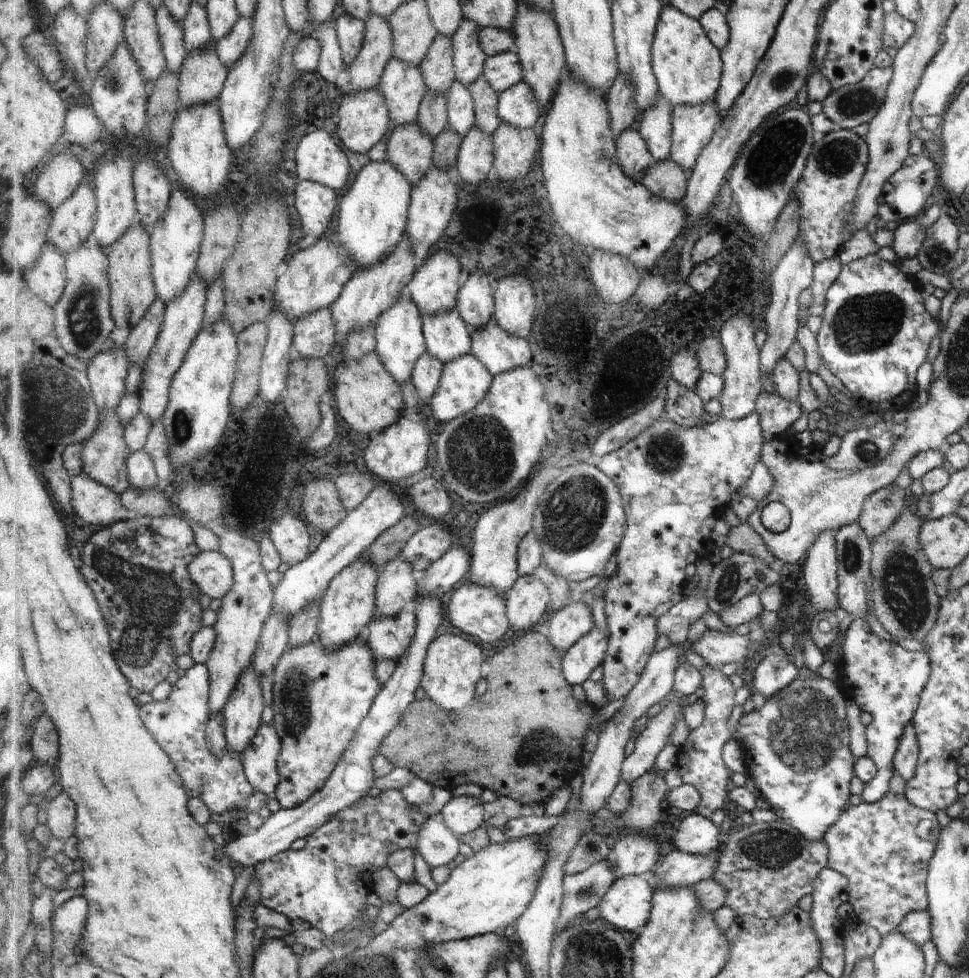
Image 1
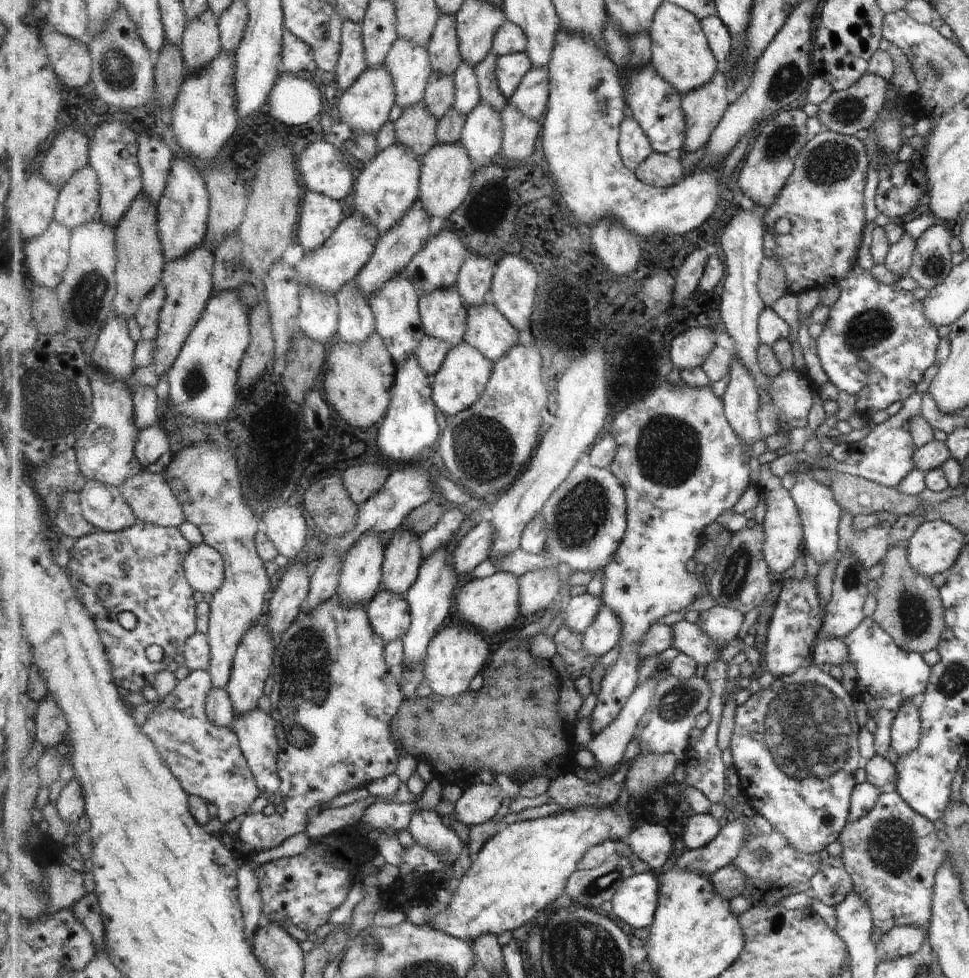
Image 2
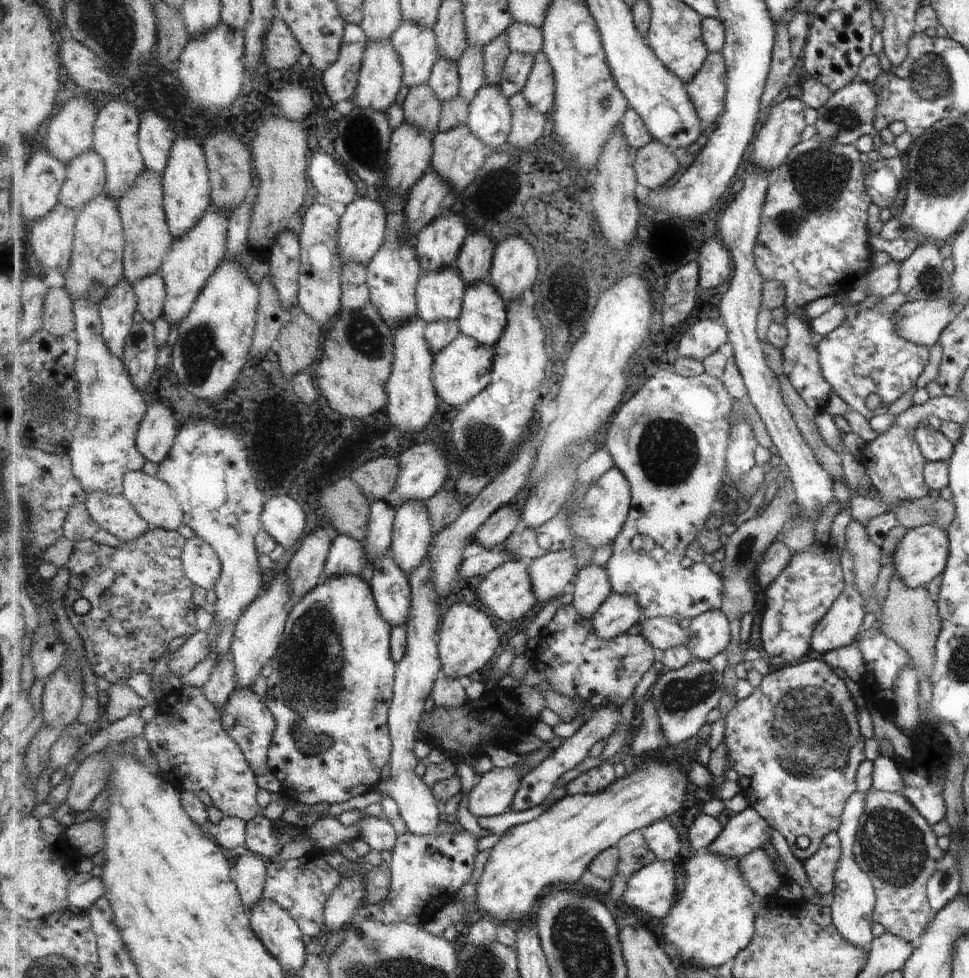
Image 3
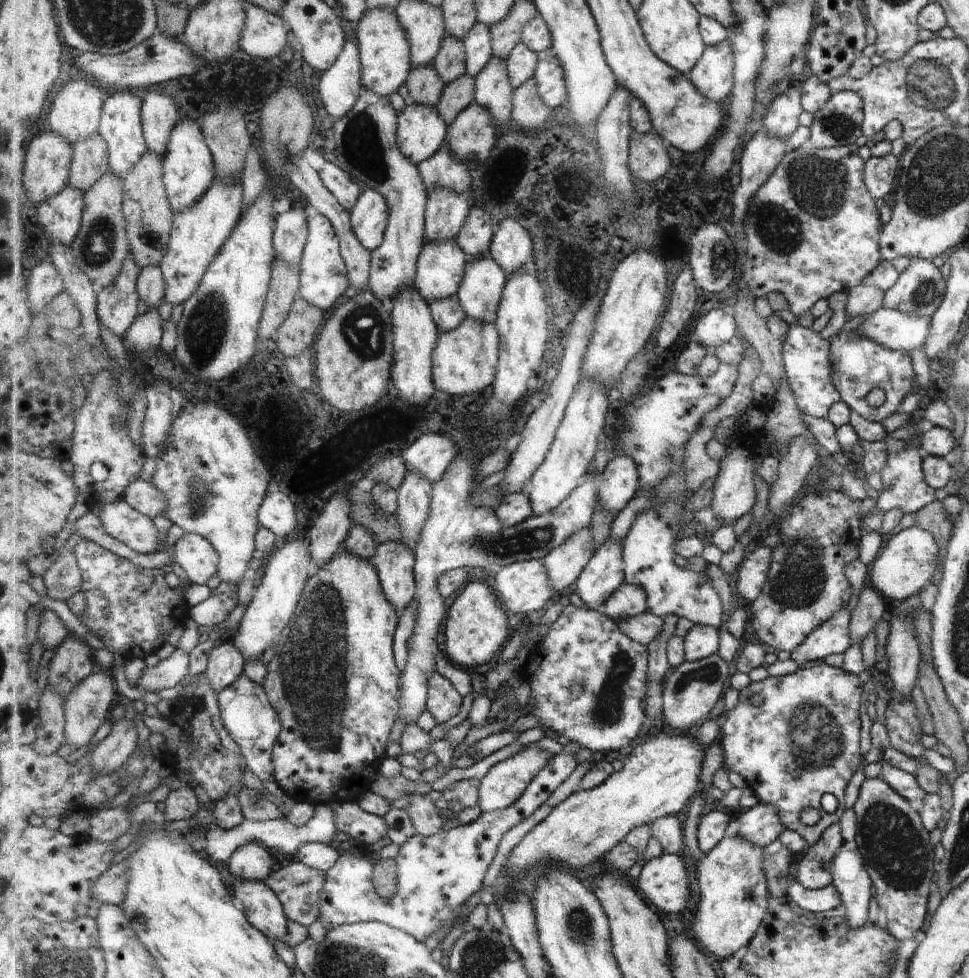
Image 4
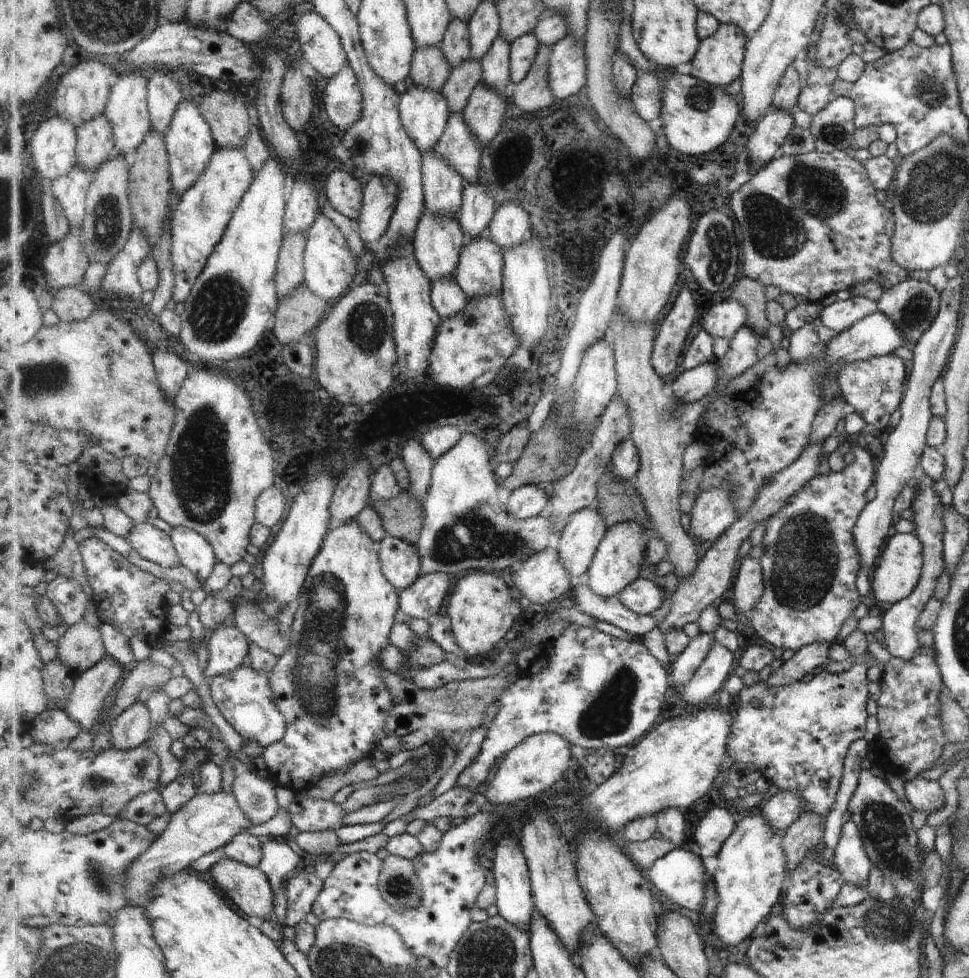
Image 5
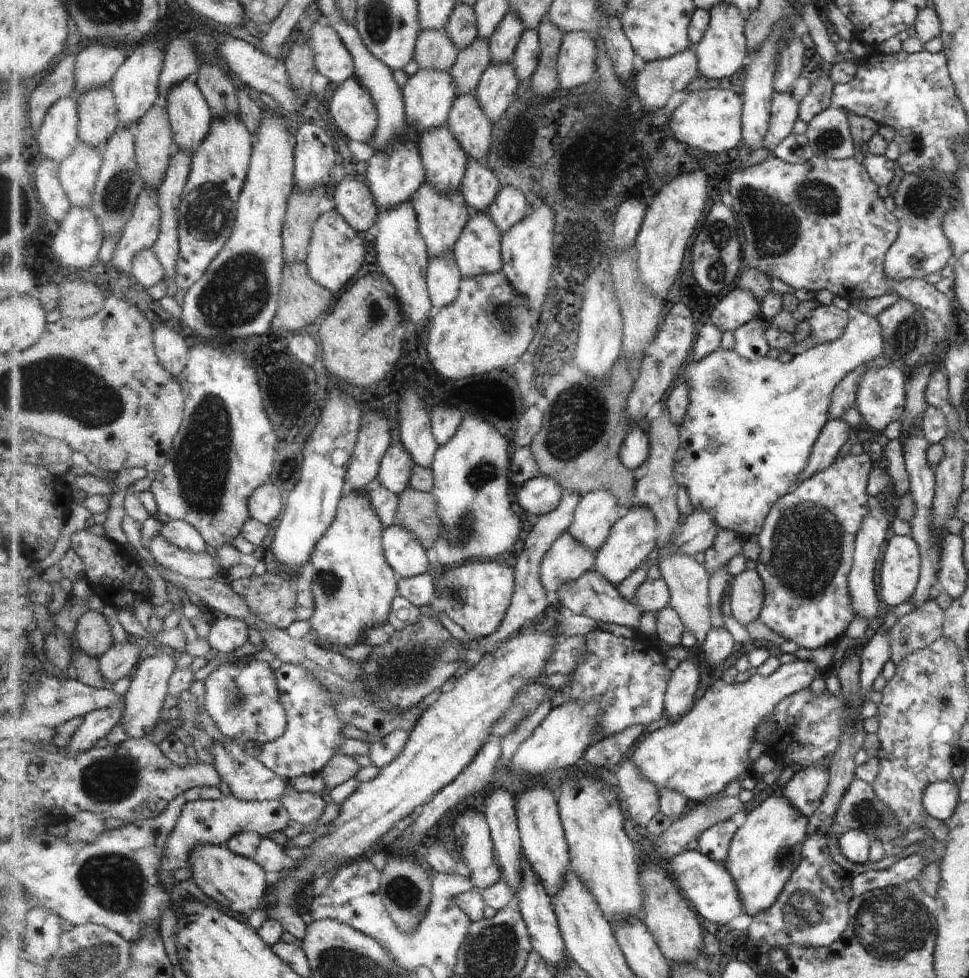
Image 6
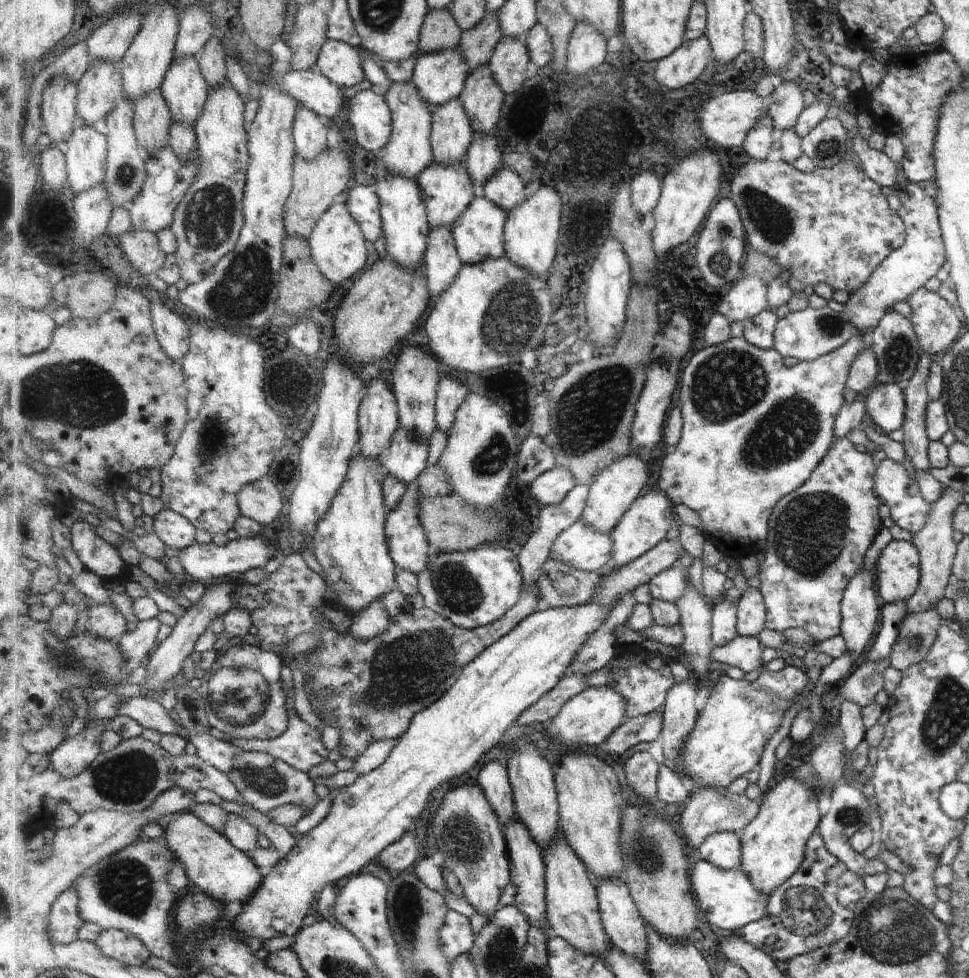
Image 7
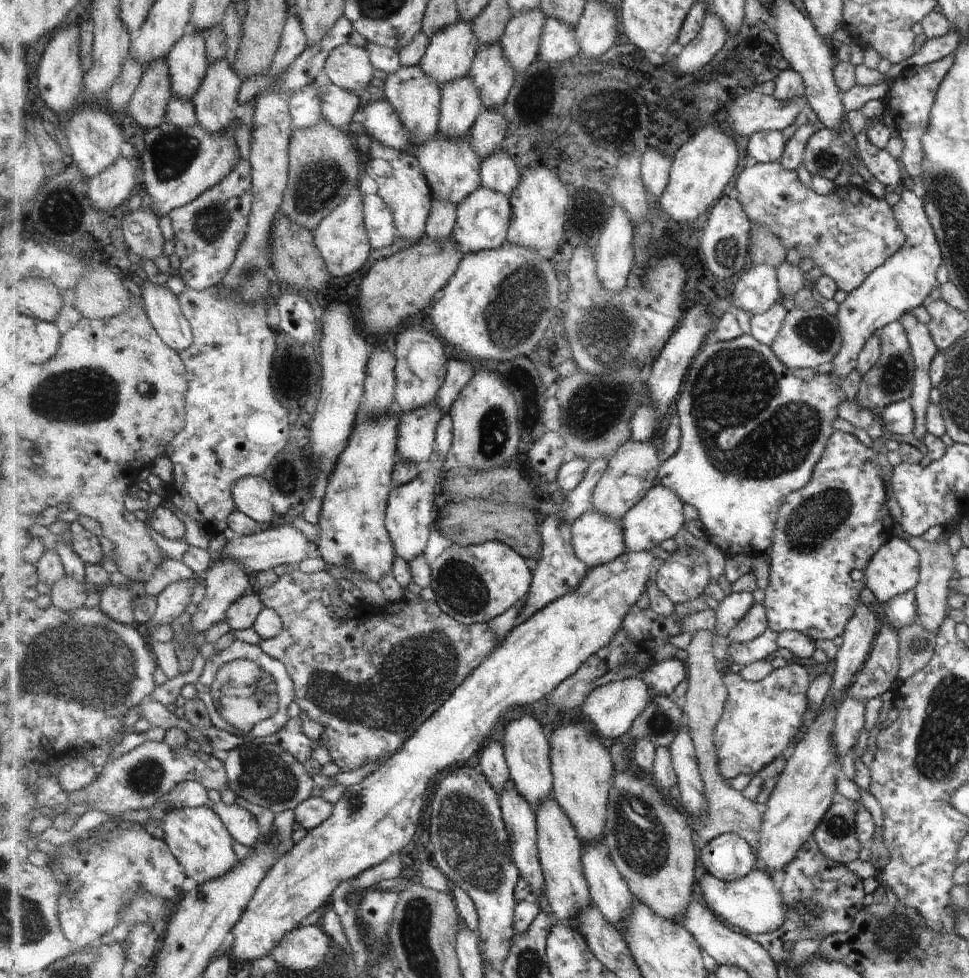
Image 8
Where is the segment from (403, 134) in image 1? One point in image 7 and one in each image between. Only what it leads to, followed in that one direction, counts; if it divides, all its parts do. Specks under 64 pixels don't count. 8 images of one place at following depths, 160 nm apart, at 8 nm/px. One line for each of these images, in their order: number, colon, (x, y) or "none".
2: (416, 128)
3: (421, 108)
4: (425, 86)
5: (430, 69)
6: (435, 50)
7: (441, 31)

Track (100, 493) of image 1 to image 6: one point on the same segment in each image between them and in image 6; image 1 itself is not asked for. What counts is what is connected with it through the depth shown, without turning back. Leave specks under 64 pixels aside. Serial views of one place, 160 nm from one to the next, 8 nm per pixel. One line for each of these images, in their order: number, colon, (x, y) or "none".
2: (105, 506)
3: (114, 513)
4: (121, 521)
5: (156, 545)
6: (201, 566)

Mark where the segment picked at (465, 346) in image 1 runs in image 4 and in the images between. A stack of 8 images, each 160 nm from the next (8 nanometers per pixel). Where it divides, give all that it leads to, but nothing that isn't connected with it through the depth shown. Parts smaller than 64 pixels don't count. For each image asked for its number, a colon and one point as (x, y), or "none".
2: (445, 315)
3: (440, 292)
4: (442, 265)

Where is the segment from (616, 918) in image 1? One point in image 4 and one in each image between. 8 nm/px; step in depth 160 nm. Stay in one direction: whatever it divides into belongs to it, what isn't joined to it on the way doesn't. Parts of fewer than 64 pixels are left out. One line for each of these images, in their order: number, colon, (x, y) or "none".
2: (636, 902)
3: (653, 891)
4: (663, 881)

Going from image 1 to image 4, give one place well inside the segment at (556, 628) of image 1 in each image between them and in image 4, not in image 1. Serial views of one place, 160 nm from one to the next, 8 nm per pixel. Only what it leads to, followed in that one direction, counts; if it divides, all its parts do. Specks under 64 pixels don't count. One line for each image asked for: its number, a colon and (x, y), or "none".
2: (582, 609)
3: (592, 587)
4: (604, 575)

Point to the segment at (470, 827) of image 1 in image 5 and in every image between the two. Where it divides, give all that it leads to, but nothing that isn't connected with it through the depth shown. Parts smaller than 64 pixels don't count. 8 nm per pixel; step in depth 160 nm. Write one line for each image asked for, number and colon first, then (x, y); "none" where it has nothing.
2: (480, 802)
3: (494, 794)
4: (503, 786)
5: (540, 762)

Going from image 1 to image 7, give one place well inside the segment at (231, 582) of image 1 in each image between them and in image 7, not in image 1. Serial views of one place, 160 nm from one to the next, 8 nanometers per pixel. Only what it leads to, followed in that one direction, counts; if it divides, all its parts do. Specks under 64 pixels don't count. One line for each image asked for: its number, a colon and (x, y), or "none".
2: (204, 566)
3: (202, 565)
4: (196, 555)
5: (196, 554)
6: (180, 533)
7: (177, 532)

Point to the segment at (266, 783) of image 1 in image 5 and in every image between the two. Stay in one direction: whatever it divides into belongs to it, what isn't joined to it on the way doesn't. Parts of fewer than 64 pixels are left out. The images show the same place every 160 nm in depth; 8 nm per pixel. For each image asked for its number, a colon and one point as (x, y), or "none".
2: (257, 731)
3: (246, 717)
4: (248, 716)
5: (245, 699)

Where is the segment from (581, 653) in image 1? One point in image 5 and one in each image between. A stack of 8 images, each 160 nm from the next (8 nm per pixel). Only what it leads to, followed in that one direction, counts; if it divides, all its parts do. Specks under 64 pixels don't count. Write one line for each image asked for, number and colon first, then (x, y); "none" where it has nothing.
2: (607, 630)
3: (620, 612)
4: (629, 601)
5: (643, 597)

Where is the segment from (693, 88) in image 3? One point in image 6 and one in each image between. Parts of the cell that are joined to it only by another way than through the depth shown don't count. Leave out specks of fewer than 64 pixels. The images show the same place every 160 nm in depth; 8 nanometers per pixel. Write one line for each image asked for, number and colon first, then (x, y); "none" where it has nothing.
4: (713, 76)
5: (720, 60)
6: (723, 51)

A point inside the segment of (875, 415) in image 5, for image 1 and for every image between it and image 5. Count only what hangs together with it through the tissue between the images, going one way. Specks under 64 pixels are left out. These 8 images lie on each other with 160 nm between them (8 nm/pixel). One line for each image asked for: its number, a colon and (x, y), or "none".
1: (874, 334)
2: (876, 336)
3: (863, 356)
4: (858, 365)

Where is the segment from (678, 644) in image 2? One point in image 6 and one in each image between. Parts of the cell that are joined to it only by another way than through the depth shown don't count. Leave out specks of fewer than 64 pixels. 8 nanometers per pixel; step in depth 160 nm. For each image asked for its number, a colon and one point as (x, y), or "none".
3: (664, 632)
4: (645, 628)
5: (610, 610)
6: (592, 596)

